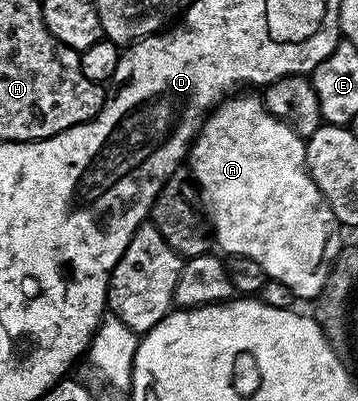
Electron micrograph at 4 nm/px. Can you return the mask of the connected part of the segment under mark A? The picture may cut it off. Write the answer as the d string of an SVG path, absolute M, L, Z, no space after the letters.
M243 93L232 94L218 103L203 120L203 127L189 152L190 178L202 202L209 208L209 223L220 252L253 257L268 279L285 285L296 300L314 301L323 292L331 264L340 253L341 224L333 217L333 209L329 209L321 189L317 189L307 172L306 142L292 127L285 125L285 121L273 117L258 94L239 94Z

